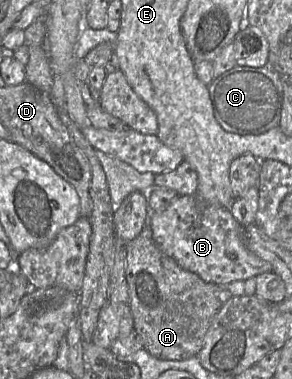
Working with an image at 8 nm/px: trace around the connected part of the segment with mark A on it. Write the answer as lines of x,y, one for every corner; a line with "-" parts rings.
149,225
127,243
125,275
129,288
129,306
133,315
134,331
141,338
143,348
162,360
185,360
197,356
214,316
222,307
219,294
222,287
203,281
197,274
181,268
165,255
153,240

